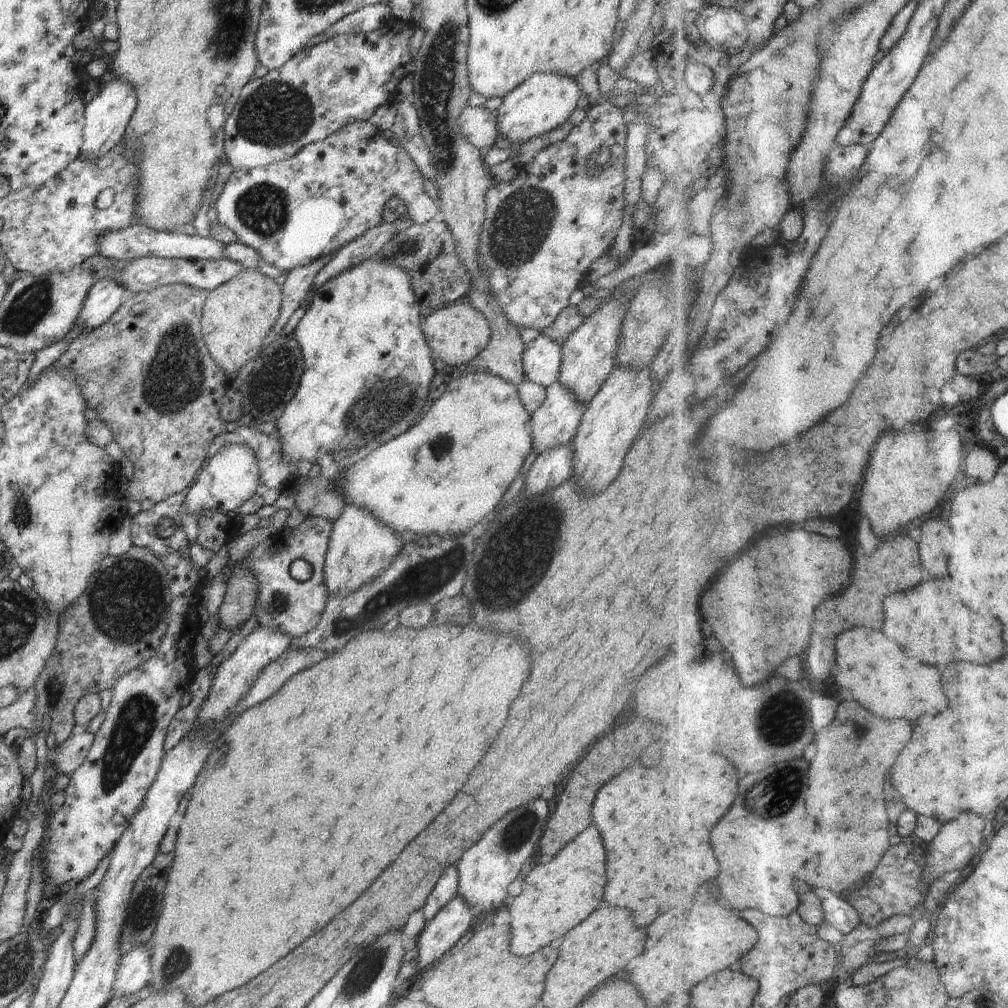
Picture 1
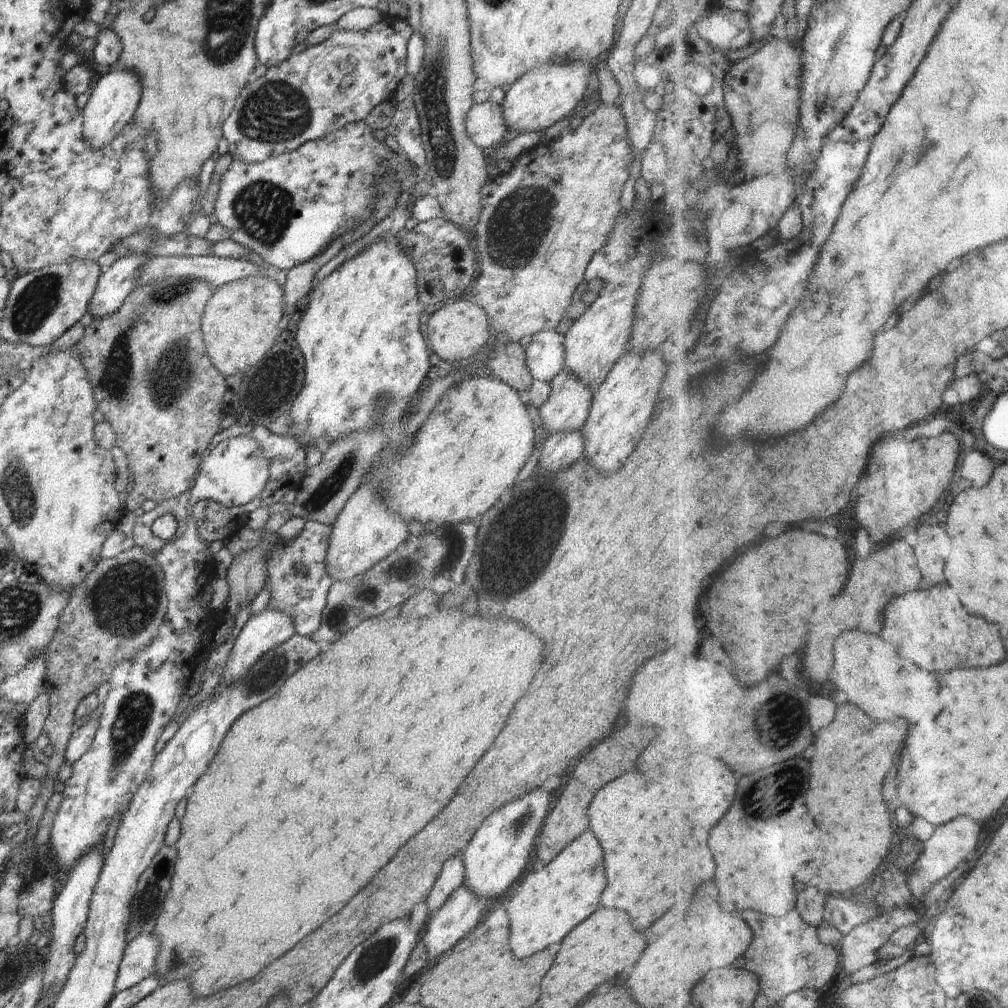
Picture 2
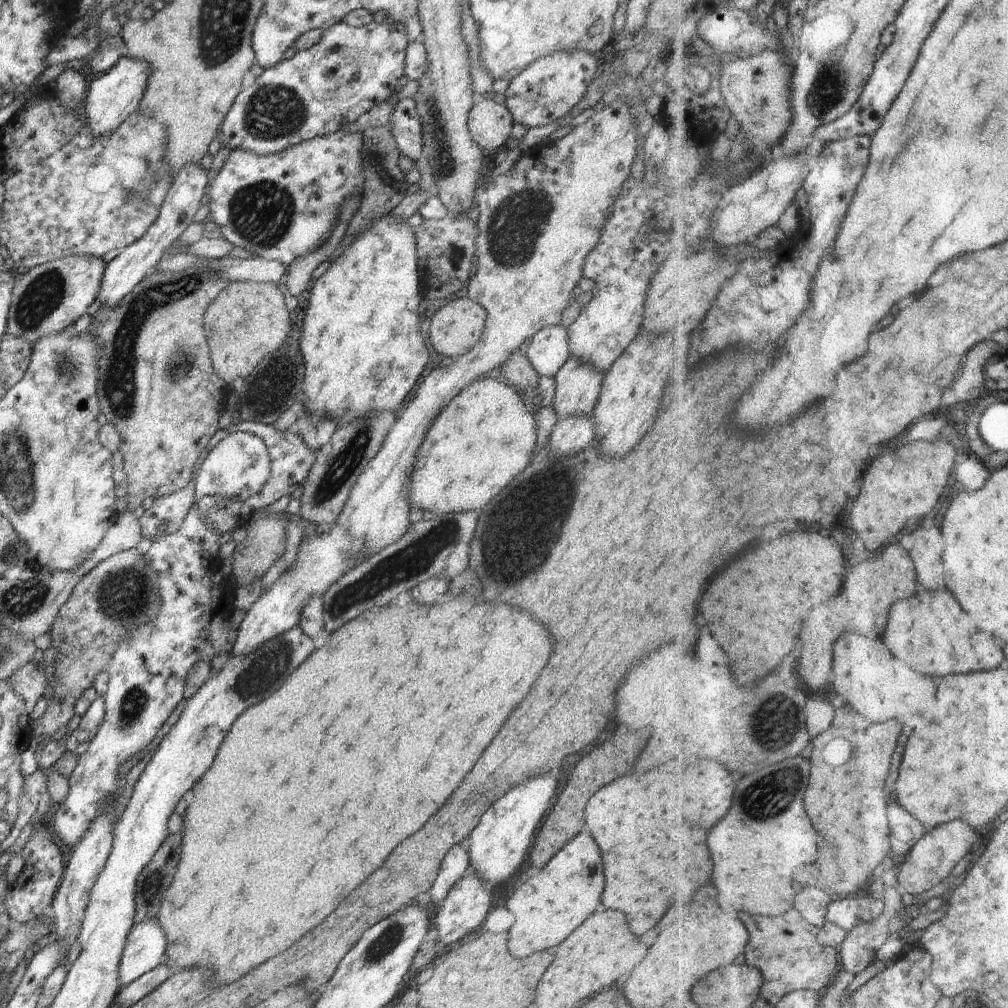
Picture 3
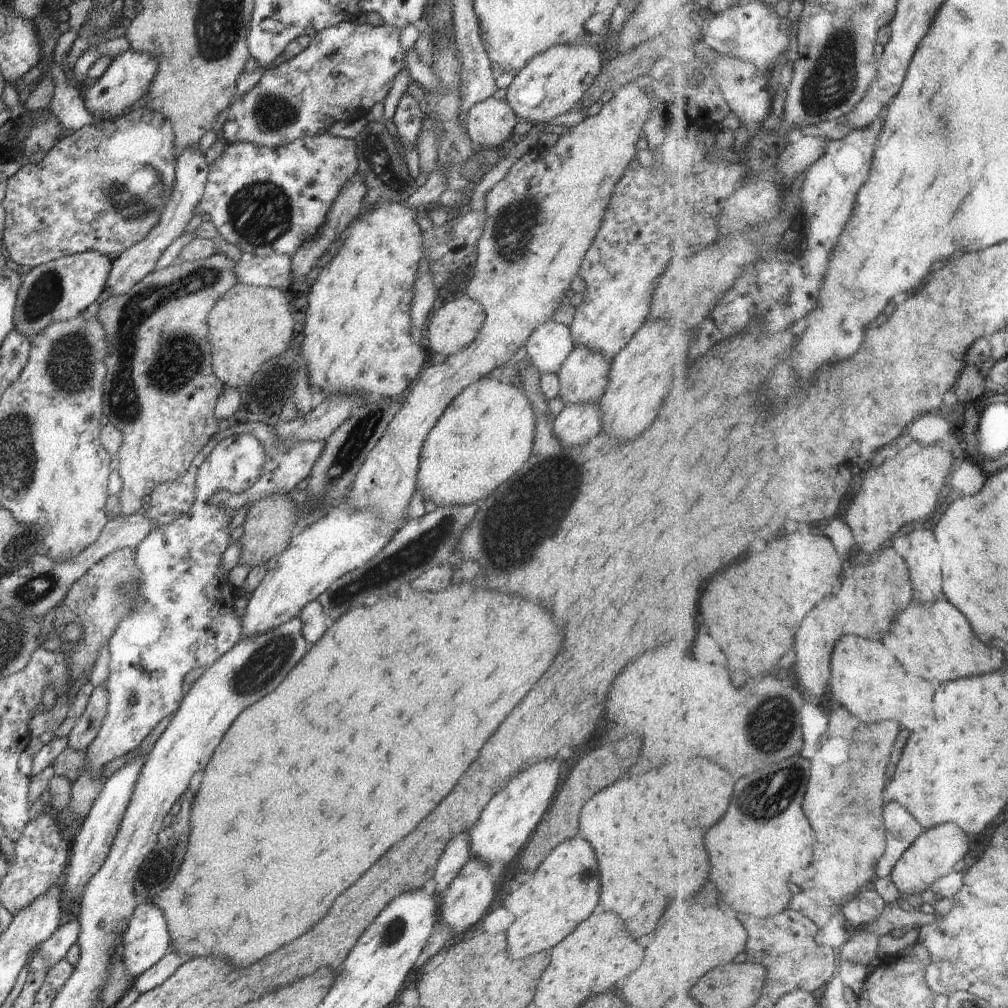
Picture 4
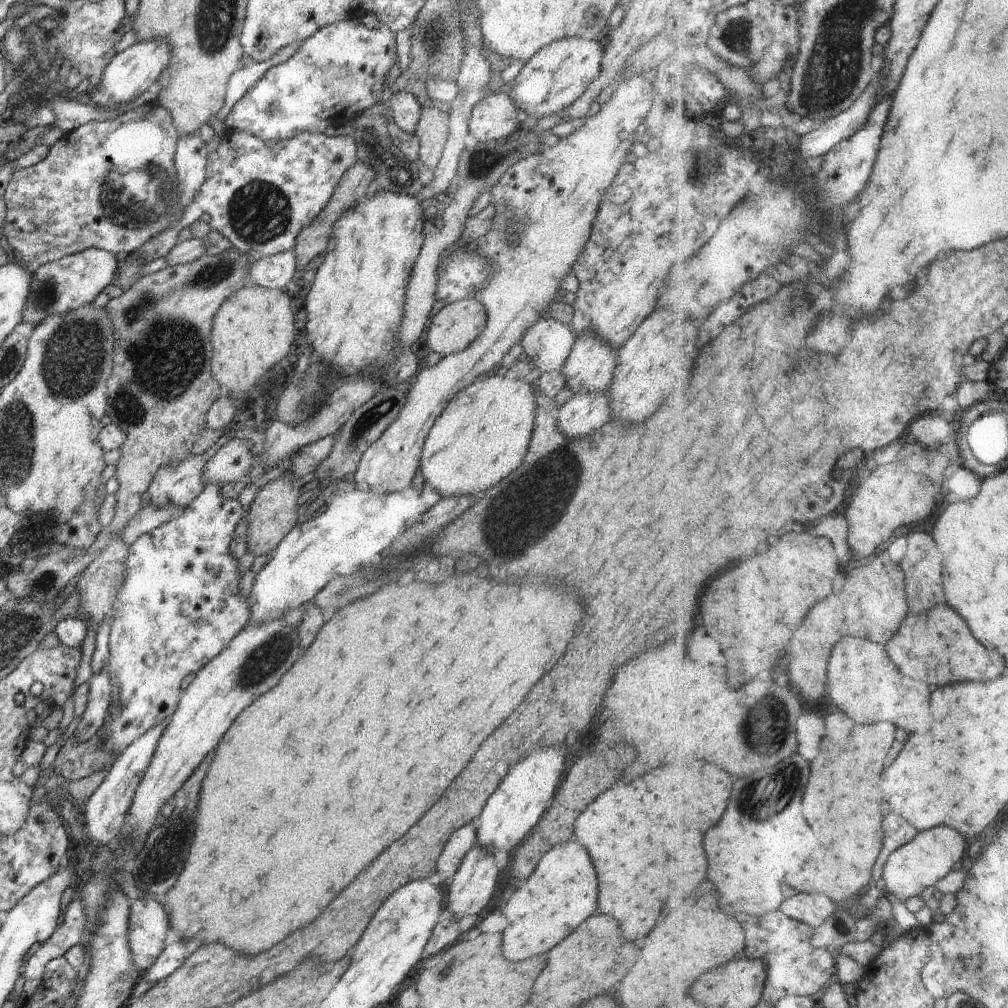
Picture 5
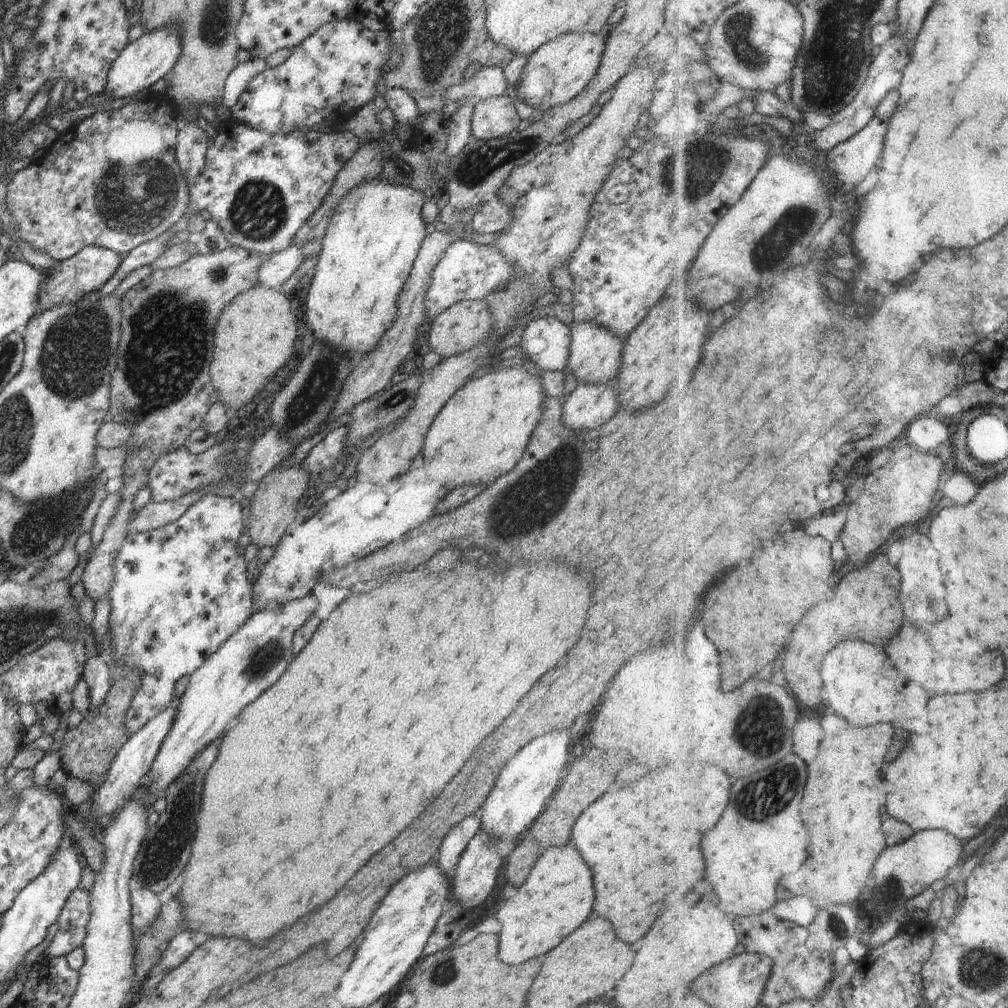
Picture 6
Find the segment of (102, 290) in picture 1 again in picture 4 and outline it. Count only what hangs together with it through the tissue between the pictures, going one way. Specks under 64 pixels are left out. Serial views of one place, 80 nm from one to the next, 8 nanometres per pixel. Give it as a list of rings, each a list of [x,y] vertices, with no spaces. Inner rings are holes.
[[[198,147],[181,150],[182,154],[176,158],[175,181],[172,194],[160,215],[156,226],[138,244],[123,250],[120,256],[112,261],[105,289],[110,295],[120,296],[127,293],[135,284],[138,284],[148,273],[156,268],[158,258],[174,240],[186,230],[186,224],[195,214],[195,208],[200,202],[207,183],[209,165],[206,164],[205,154]]]

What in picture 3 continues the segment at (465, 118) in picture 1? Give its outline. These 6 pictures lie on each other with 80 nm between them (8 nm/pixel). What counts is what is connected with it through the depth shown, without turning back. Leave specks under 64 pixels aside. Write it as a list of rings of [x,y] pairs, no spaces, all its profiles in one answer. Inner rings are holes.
[[[486,98],[477,100],[468,113],[467,122],[473,142],[481,149],[488,148],[492,150],[495,148],[501,150],[502,148],[505,148],[506,140],[508,140],[510,130],[512,130],[514,124],[512,117],[513,116],[510,114],[510,111],[505,104],[500,105],[492,99]]]

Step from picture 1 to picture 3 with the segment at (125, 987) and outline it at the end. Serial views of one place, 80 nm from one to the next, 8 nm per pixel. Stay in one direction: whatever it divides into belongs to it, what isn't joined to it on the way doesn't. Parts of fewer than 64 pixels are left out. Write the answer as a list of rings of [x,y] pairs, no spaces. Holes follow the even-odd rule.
[[[157,918],[134,925],[127,936],[127,942],[121,956],[119,977],[117,978],[119,988],[132,984],[132,982],[137,981],[143,974],[154,970],[160,963],[164,963],[166,948],[167,938]]]

